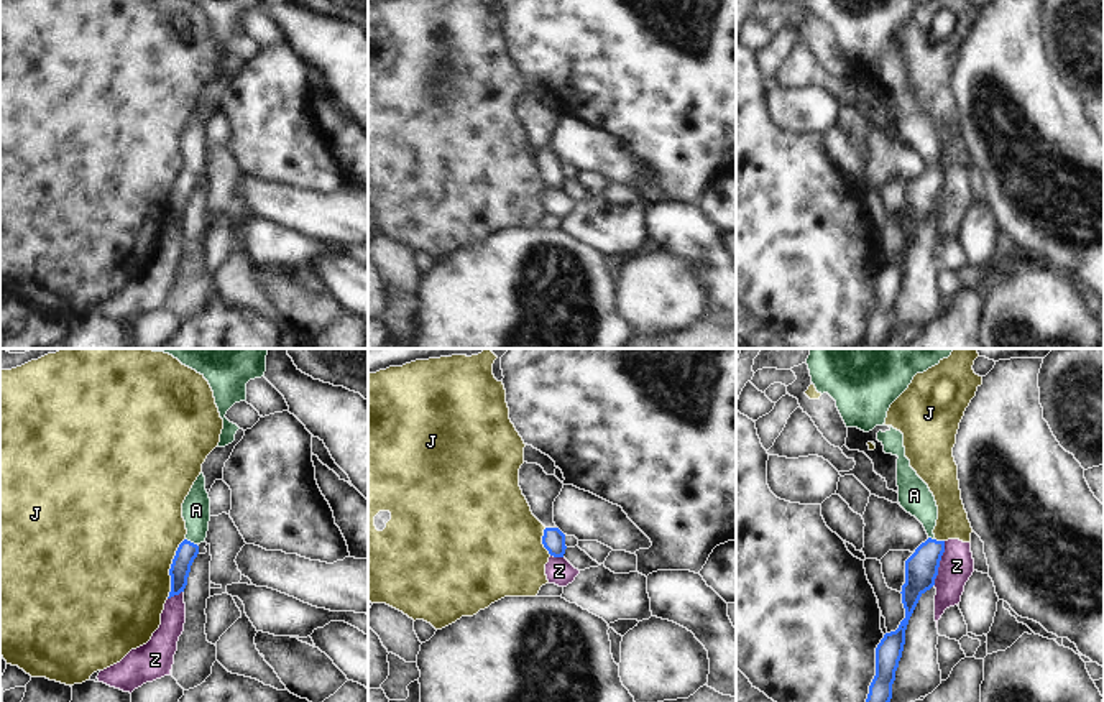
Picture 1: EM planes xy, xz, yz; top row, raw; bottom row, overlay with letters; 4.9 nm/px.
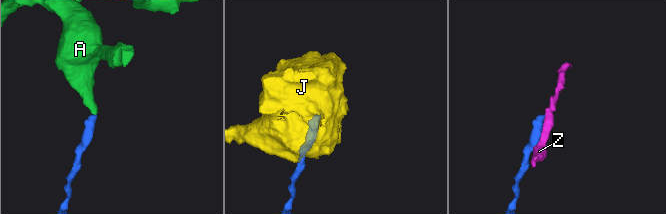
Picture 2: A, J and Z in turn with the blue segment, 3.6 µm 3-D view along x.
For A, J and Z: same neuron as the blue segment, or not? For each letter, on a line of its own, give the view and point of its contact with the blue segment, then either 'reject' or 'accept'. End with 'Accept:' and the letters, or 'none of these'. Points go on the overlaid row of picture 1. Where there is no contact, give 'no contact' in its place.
A: xy (189, 541) | accept
J: xy (171, 568) | reject
Z: yz (938, 563) | reject
Accept: A

